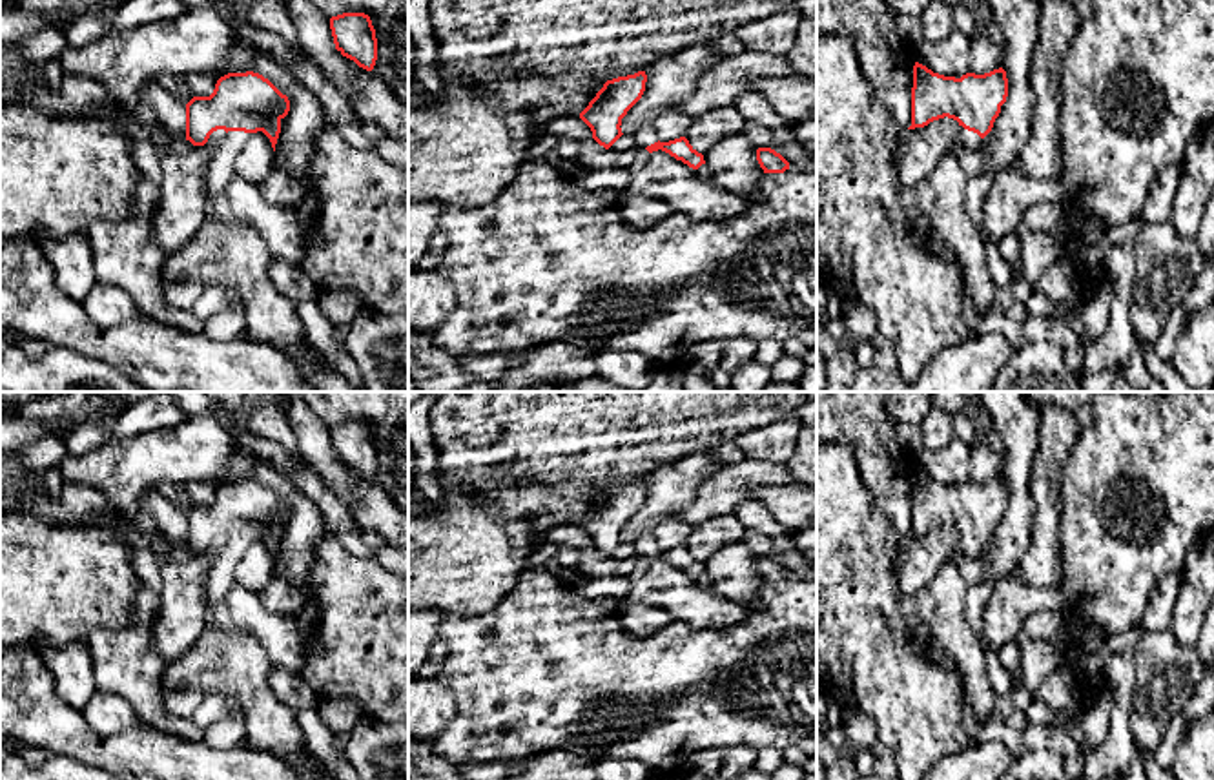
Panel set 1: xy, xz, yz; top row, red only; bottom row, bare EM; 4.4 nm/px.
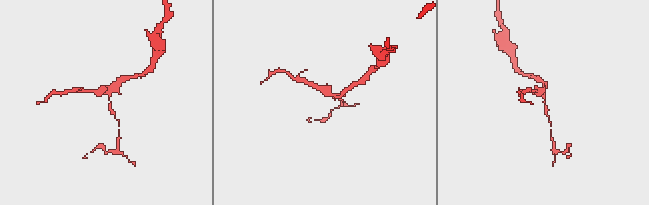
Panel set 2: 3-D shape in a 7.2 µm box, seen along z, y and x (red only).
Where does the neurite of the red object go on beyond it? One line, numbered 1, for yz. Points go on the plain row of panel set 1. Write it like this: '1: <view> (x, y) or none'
1: yz (965, 547)

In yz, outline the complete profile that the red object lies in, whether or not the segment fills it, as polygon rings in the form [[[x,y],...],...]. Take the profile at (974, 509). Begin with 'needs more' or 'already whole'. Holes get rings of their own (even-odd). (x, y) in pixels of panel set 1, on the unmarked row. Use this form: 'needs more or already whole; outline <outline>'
needs more; outline [[[915,470],[911,496],[911,534],[924,536],[939,527],[953,527],[961,538],[955,556],[979,556],[992,539],[1008,505],[1003,476],[984,483],[966,481],[961,487],[933,481]]]

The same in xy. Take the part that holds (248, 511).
needs more; outline [[[228,481],[221,485],[210,505],[193,505],[186,512],[186,549],[204,554],[210,543],[224,538],[224,549],[208,570],[210,623],[231,631],[233,620],[224,601],[237,583],[235,569],[252,541],[262,539],[275,559],[281,529],[290,519],[290,508],[259,481]]]

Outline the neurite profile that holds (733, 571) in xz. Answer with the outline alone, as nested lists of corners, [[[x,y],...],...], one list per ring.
[[[736,541],[722,547],[709,561],[704,563],[711,578],[711,590],[727,600],[742,603],[746,609],[755,609],[756,590],[764,578],[756,569],[756,554],[744,543]]]

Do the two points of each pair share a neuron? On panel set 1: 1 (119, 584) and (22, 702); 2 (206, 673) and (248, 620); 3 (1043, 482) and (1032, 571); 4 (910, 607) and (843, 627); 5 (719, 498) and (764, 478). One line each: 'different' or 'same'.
1: different
2: different
3: same
4: different
5: same

